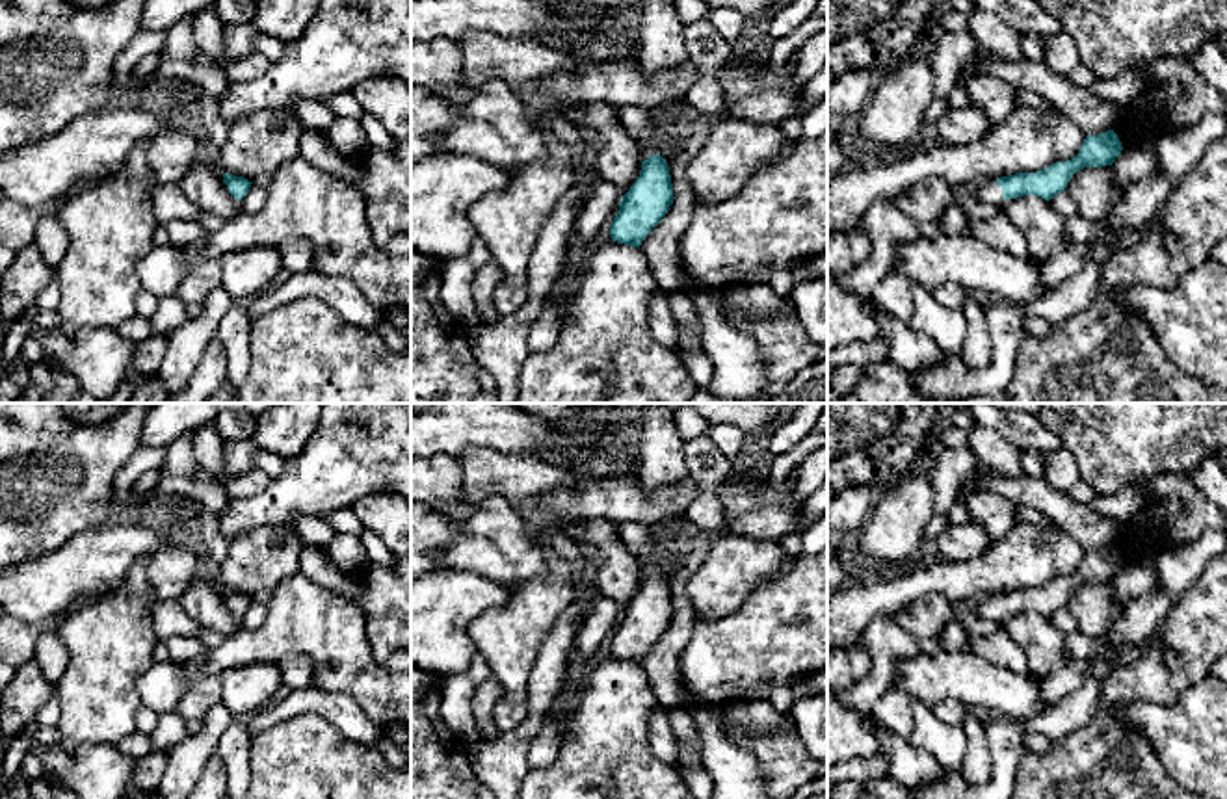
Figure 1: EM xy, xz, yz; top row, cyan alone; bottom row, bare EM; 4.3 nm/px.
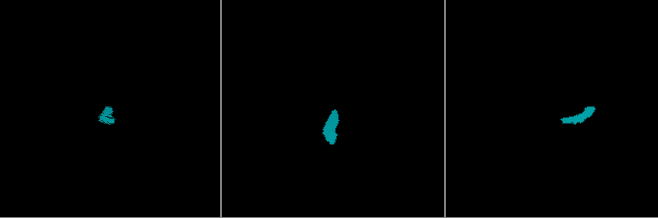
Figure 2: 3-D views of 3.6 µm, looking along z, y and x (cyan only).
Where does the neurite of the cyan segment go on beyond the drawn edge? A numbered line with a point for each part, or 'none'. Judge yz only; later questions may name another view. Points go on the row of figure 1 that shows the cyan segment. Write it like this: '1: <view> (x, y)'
1: yz (989, 192)

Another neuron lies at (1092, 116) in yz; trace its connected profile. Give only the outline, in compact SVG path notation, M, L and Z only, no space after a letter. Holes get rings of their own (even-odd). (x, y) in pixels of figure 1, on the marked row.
M967 59L957 72L957 82L978 72L996 76L1015 89L1036 93L1047 106L1069 117L1086 136L1114 130L1123 119L1125 106L1099 100L1088 87L1078 87L1067 76L1049 69L1043 59Z

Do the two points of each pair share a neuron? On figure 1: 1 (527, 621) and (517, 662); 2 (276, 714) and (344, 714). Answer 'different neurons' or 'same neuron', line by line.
1: same neuron
2: same neuron

